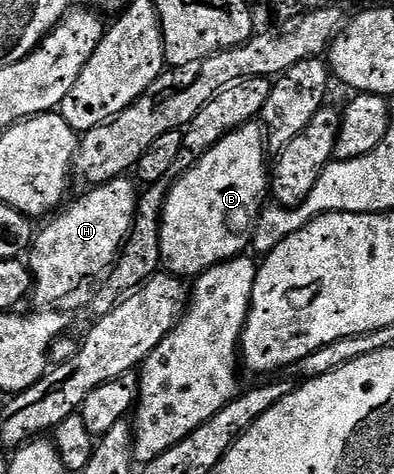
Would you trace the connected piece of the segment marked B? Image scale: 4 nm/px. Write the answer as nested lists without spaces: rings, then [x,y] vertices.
[[[257,122],[244,124],[236,132],[223,137],[215,147],[207,150],[207,154],[203,154],[203,158],[198,164],[194,164],[192,168],[182,171],[180,175],[177,185],[174,183],[170,187],[169,194],[165,197],[165,209],[161,212],[161,263],[172,275],[178,278],[196,278],[211,266],[230,260],[233,256],[242,255],[250,247],[253,239],[253,230],[257,227],[257,218],[260,216],[263,207],[261,199],[267,196],[271,188],[271,156],[267,151],[267,133],[264,127]]]

